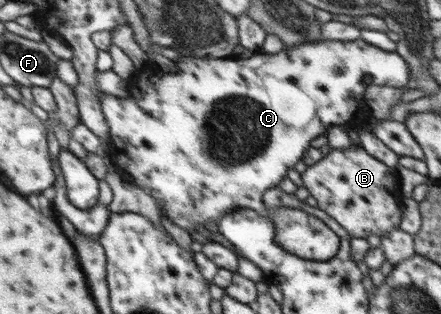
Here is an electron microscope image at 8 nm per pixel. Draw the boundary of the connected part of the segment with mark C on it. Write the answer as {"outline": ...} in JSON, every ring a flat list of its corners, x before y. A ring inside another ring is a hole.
{"outline":[[357,39,347,42,330,41,326,44,325,41,308,42,294,47,283,47,277,54,267,54,264,52,254,52,249,58,197,58,196,55,187,55,181,53,176,65,178,71,174,73,165,72,165,74,155,74,149,78,149,86,145,86,143,90,151,90,147,96,137,96,131,94,126,96,129,98,118,98,117,96,109,96,104,94,101,97,101,108,105,115,105,120,109,125,109,147,105,153,111,157,115,157,115,167,123,176,123,180,131,183,137,188,141,188,149,196,156,200,157,206,161,212,168,216,168,219,177,224,179,228,185,231,196,230,195,226,203,226,204,222,215,222,227,212,233,212,238,208,250,208,258,213,268,215,268,217,275,223,276,226,276,240,279,246,285,250,300,256,307,260,327,261,333,258,340,249,340,238,329,228,322,220,316,216,307,214,305,210,298,208,267,208,262,201,263,193,273,186,278,184,288,176,291,168,303,158,303,154,310,147,310,142,314,138,323,136,328,131,329,127,335,125,345,125,354,123,353,118,357,114,358,104,364,101,365,91,368,86,392,86,395,88,404,88,410,79,410,68,405,59,399,53,392,50,387,52,381,50,363,39]]}

